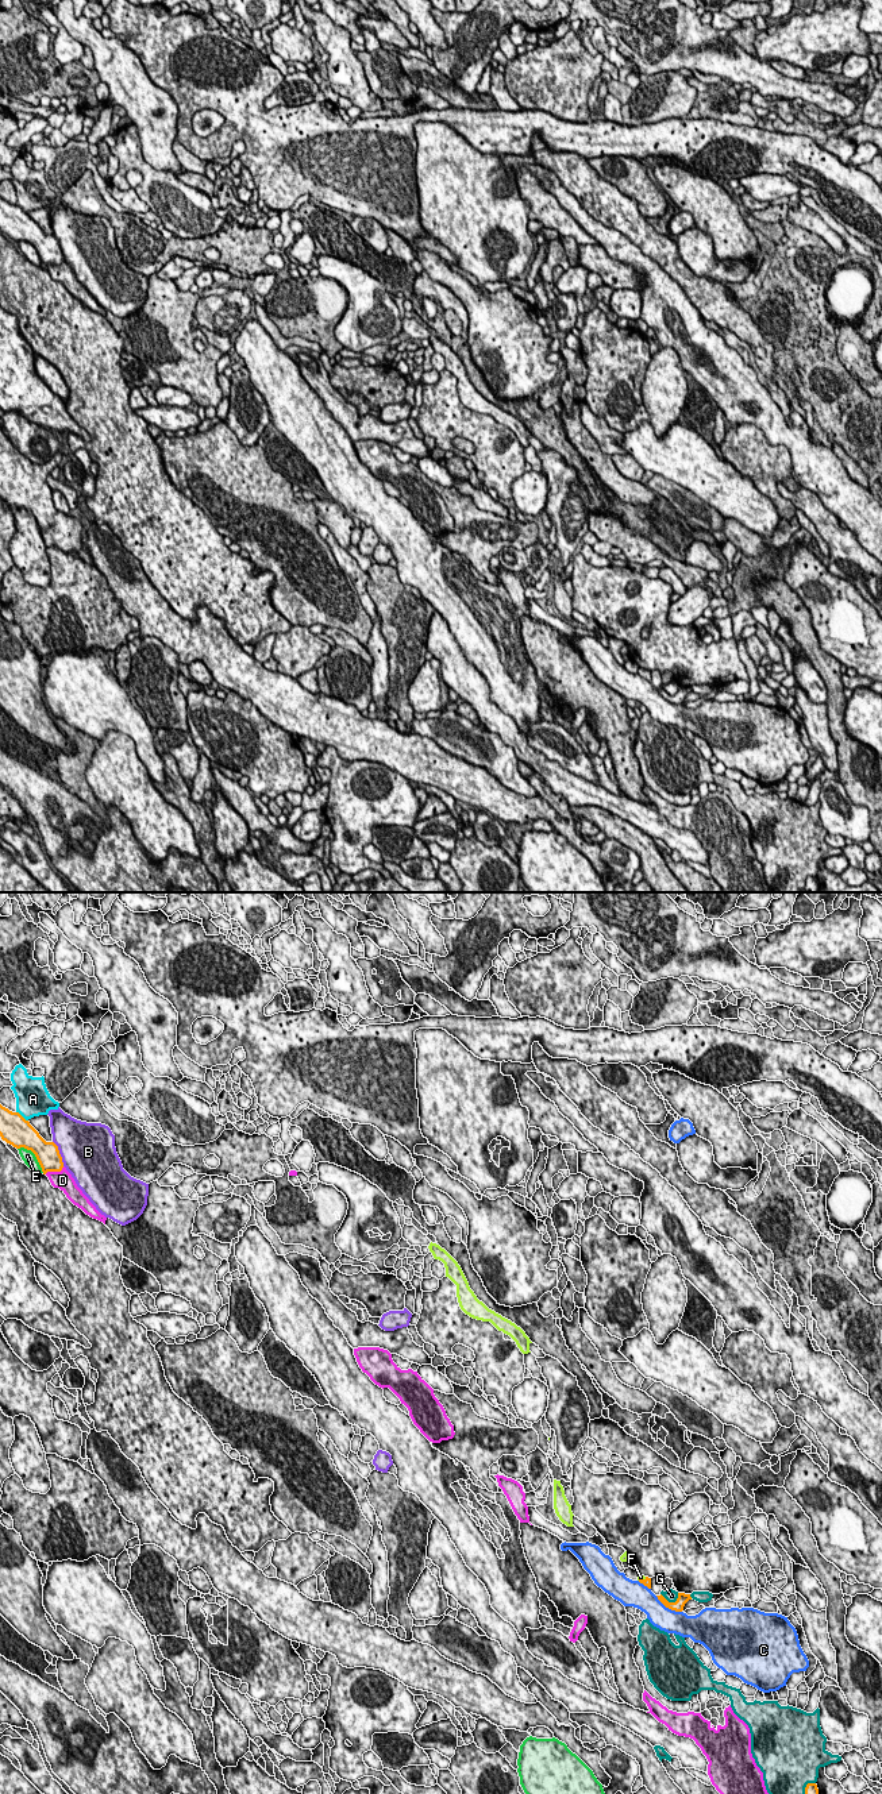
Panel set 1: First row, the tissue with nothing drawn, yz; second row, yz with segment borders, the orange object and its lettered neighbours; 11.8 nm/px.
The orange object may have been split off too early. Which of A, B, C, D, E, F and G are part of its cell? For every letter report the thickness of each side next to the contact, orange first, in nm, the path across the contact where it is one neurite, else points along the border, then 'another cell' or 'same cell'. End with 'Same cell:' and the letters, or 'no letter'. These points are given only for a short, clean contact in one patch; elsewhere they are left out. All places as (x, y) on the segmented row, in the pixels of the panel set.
A: 360/420 nm | another cell
B: 280/480 nm | another cell
C: 130/280 nm | another cell
D: 280/220 nm | another cell
E: 280/160 nm | another cell
F: 100/60 nm | across yz (647, 1582), (642, 1580), (640, 1577) | same cell
G: 130/140 nm | another cell
Same cell: F

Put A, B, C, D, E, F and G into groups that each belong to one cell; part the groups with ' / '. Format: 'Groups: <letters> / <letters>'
Groups: A / B / C / D / E / F / G

